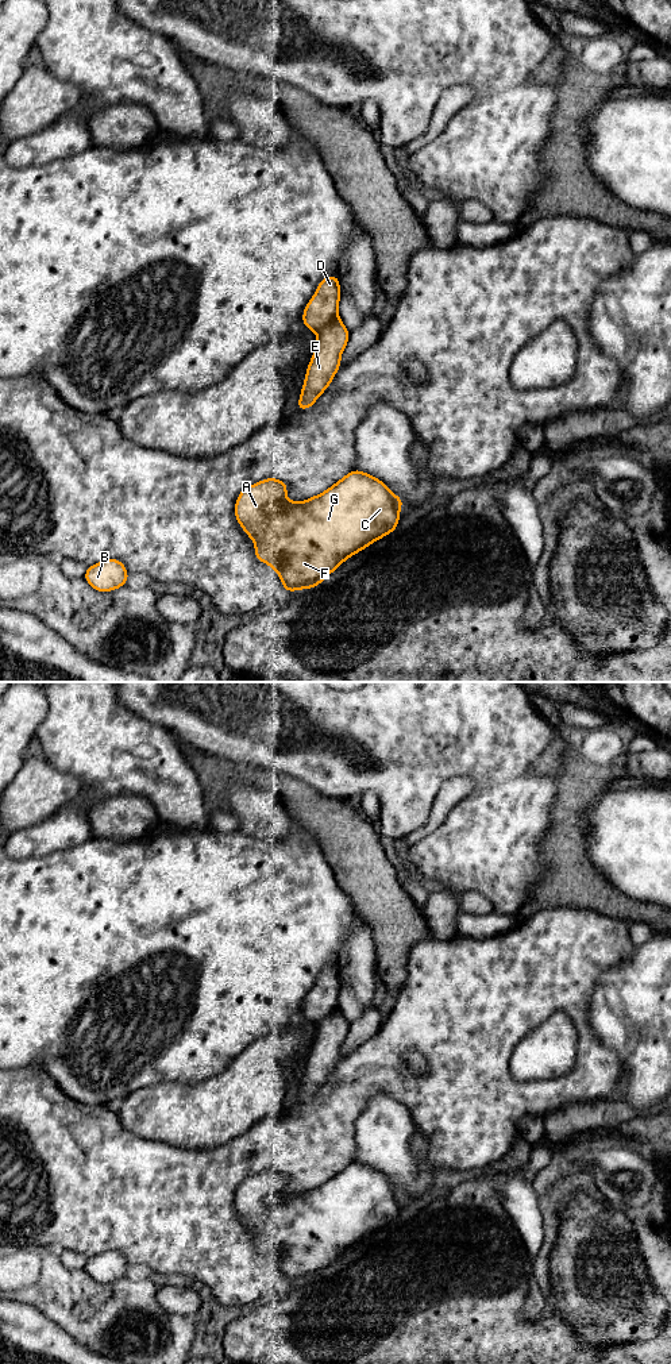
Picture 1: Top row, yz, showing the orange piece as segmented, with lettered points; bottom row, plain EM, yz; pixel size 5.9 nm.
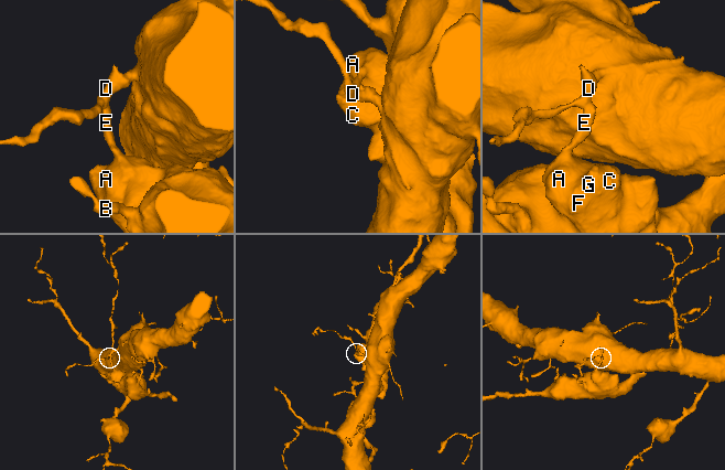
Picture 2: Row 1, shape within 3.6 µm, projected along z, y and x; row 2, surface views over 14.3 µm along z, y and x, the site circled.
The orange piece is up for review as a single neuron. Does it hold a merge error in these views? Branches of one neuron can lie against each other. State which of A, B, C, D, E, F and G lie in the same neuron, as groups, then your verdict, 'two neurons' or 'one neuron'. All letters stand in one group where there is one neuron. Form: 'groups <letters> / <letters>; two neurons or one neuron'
groups A B C E F G / D; two neurons

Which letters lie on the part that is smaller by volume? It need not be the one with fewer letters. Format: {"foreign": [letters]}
{"foreign": ["A", "B", "C", "E", "F", "G"]}

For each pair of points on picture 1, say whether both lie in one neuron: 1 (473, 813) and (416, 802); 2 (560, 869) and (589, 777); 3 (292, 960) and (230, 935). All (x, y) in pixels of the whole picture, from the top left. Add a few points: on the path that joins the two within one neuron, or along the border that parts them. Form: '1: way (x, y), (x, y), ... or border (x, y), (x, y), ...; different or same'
1: way (478, 788), (467, 769), (444, 769), (436, 777); same
2: way (566, 846), (567, 812), (573, 800); same
3: way (277, 946), (266, 935), (245, 935); same

